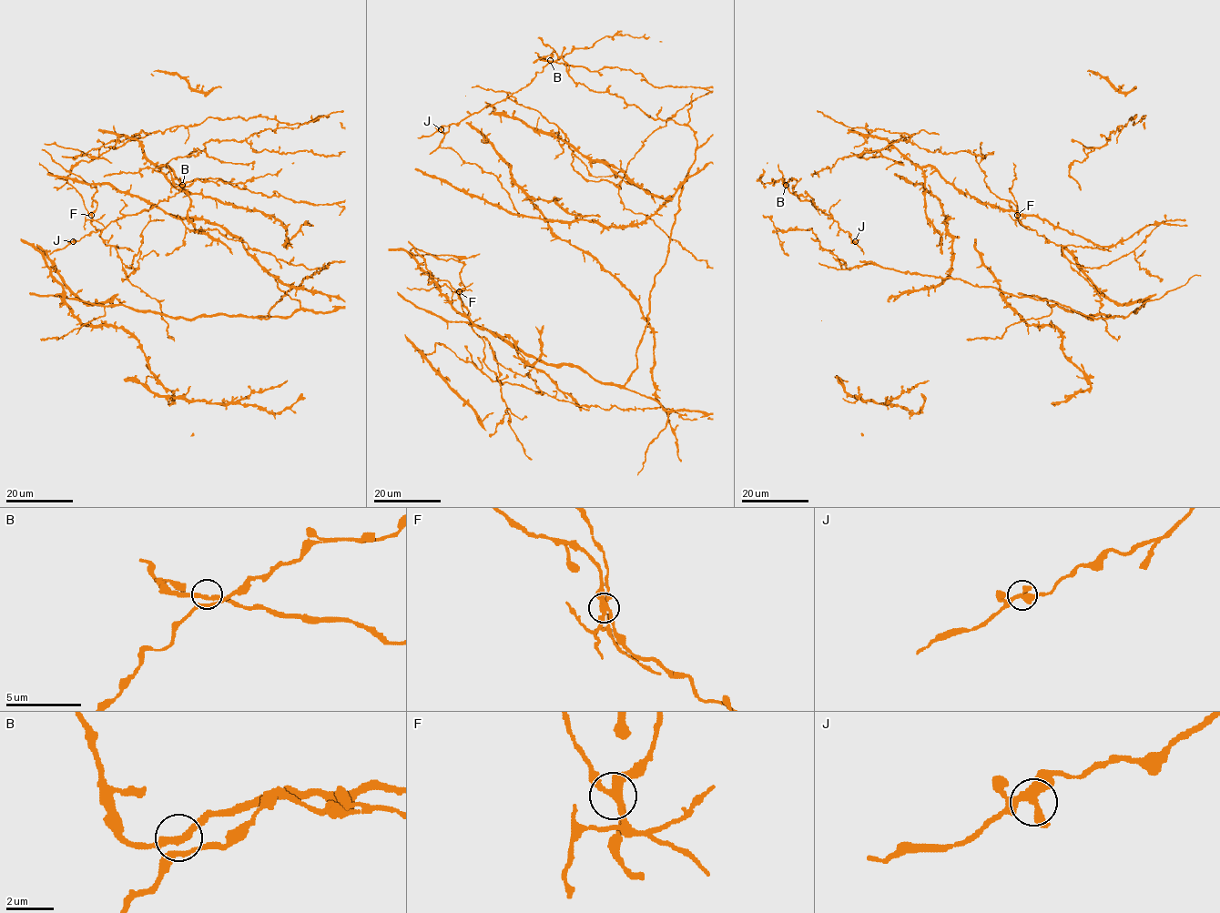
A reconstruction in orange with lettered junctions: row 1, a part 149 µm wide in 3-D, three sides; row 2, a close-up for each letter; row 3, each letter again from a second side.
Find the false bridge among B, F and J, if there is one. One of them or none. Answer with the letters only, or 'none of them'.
F

